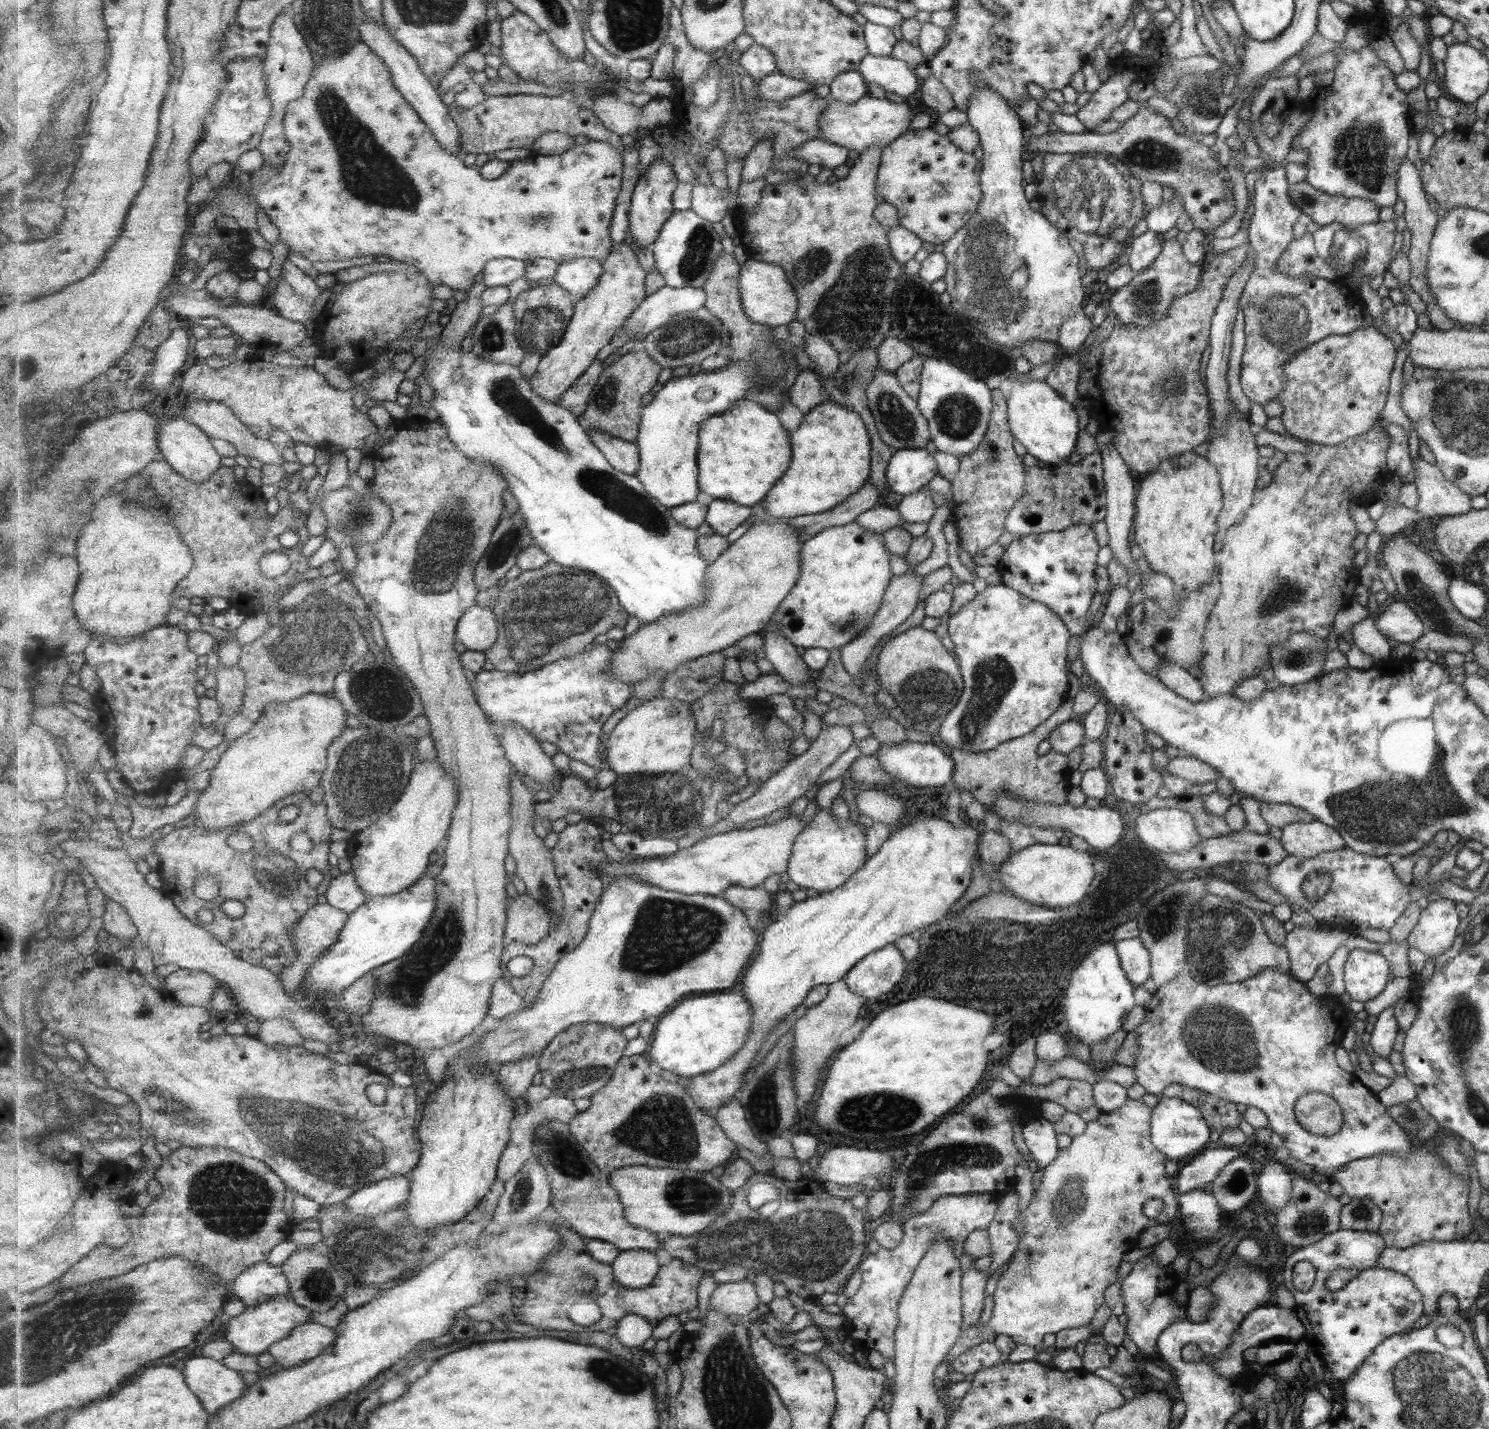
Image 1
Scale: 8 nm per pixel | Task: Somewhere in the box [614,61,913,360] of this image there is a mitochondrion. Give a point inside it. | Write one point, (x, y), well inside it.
(838, 298)

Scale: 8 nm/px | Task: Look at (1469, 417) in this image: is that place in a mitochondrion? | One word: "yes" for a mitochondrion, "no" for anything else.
yes

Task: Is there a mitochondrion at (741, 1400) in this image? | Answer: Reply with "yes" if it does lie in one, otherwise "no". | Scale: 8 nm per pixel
yes

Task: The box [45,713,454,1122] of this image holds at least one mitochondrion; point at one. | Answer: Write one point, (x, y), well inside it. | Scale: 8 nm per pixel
(368, 773)

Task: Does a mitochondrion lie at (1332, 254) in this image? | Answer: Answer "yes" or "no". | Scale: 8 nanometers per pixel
yes

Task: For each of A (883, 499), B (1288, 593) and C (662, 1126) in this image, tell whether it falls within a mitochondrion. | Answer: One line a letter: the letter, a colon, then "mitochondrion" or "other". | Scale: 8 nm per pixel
A: other
B: mitochondrion
C: mitochondrion

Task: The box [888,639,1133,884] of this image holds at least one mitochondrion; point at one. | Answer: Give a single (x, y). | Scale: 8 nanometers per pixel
(991, 679)

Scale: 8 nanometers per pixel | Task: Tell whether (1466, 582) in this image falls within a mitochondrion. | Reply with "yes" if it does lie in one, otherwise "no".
no

